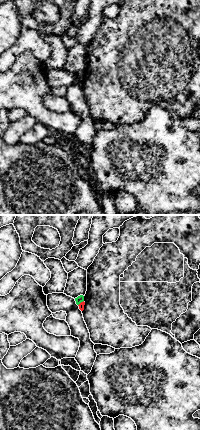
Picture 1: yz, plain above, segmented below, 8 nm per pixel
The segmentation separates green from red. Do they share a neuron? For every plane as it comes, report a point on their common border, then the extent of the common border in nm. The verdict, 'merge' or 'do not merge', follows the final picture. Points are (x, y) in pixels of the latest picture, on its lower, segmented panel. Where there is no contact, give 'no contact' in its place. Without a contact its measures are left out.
contact (80, 302); length 60 nm

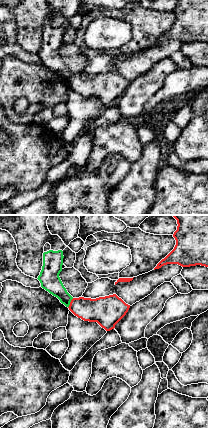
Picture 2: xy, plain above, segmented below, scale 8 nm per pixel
contact (69, 303); length 90 nm

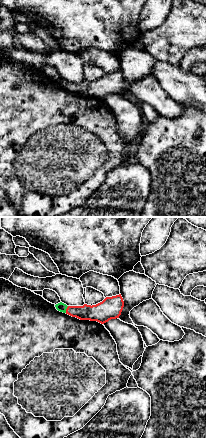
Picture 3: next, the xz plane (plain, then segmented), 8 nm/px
contact (66, 308); length 60 nm

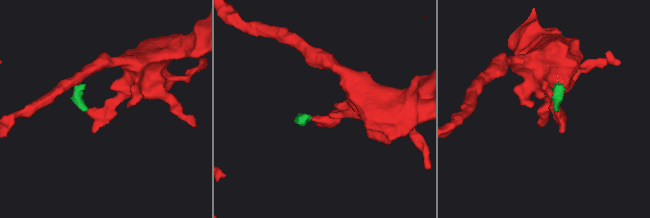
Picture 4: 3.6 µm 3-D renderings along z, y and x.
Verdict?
do not merge

